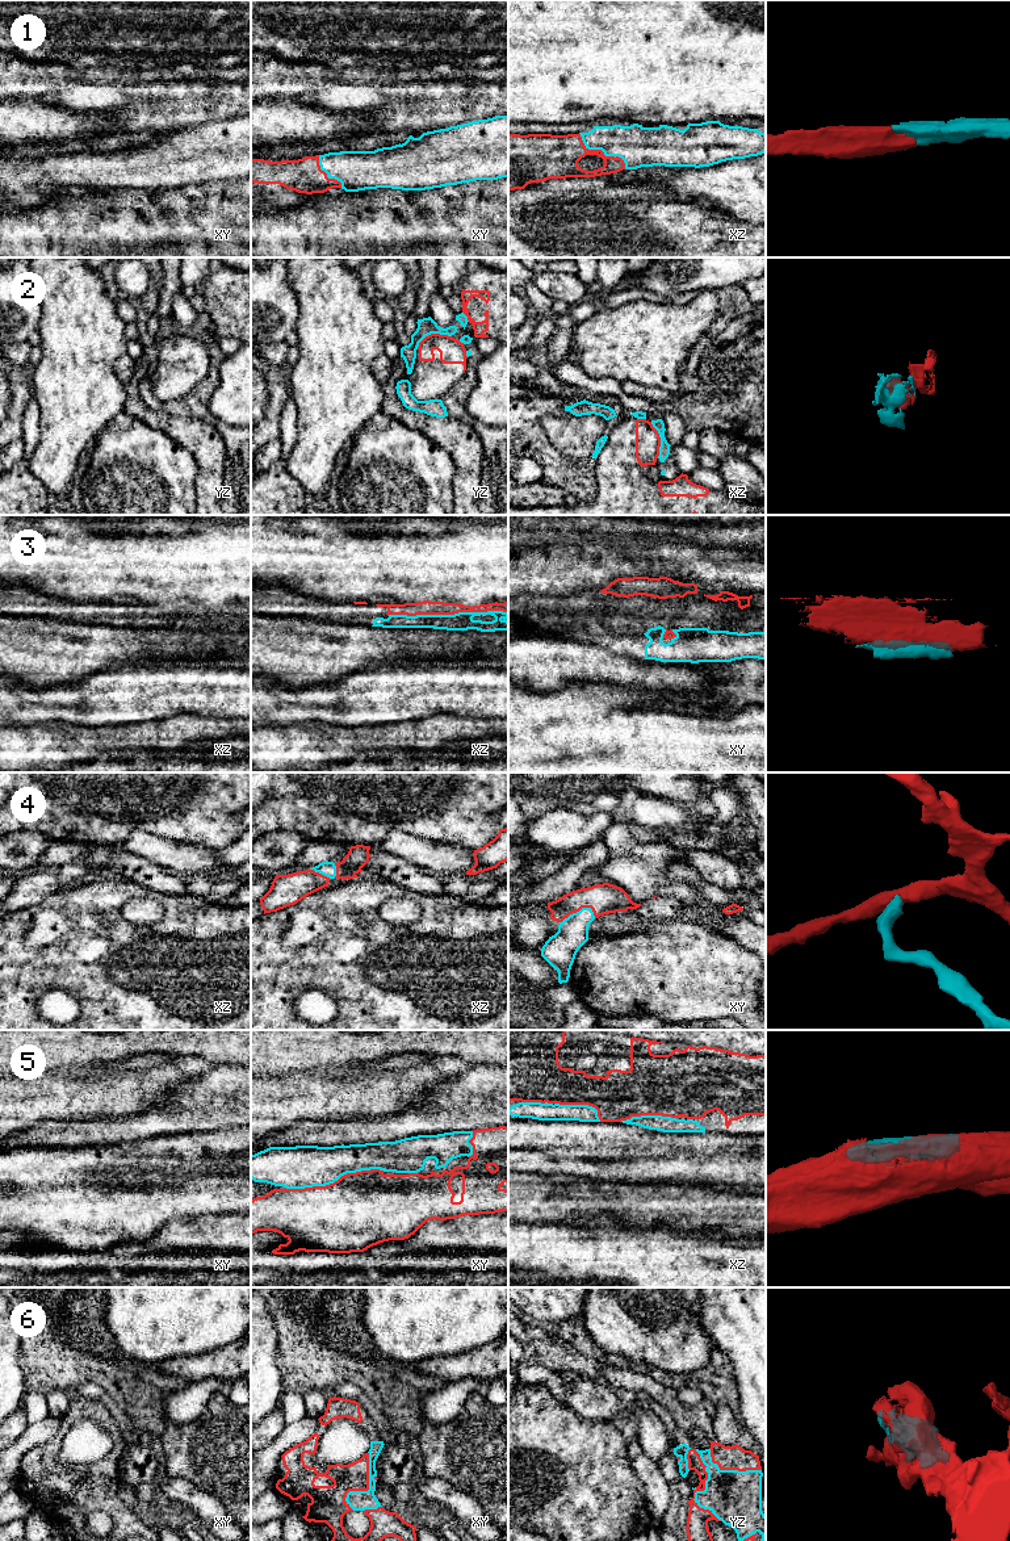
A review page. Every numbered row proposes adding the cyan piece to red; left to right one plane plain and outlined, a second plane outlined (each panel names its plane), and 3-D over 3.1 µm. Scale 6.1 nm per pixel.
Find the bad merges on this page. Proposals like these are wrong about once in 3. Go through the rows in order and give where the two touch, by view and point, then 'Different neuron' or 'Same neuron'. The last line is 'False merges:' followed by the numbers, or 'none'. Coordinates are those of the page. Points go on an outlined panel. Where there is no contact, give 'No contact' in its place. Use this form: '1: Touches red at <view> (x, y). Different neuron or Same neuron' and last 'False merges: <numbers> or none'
1: Touches red at xz (602, 151). Same neuron
2: Touches red at yz (432, 334). Different neuron
3: Touches red at xz (448, 614). Different neuron
4: Touches red at xy (578, 911). Same neuron
5: Touches red at xy (335, 1181). Same neuron
6: Touches red at yz (700, 1490). Same neuron
False merges: 2, 3

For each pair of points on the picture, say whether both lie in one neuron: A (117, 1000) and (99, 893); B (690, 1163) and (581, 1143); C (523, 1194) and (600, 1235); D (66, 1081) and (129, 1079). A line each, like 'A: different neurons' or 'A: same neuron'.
A: same neuron
B: different neurons
C: different neurons
D: same neuron

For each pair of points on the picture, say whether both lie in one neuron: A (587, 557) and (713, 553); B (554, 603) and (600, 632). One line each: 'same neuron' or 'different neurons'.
A: same neuron
B: same neuron

